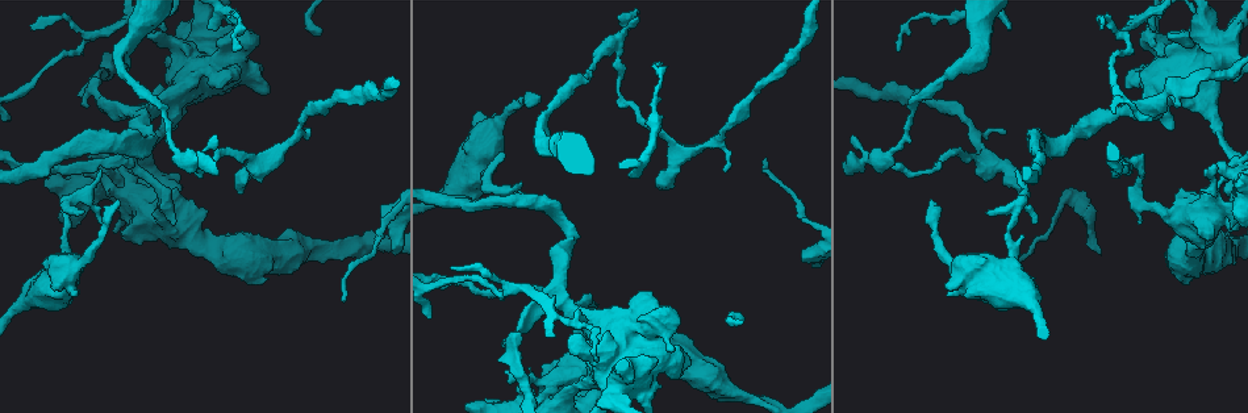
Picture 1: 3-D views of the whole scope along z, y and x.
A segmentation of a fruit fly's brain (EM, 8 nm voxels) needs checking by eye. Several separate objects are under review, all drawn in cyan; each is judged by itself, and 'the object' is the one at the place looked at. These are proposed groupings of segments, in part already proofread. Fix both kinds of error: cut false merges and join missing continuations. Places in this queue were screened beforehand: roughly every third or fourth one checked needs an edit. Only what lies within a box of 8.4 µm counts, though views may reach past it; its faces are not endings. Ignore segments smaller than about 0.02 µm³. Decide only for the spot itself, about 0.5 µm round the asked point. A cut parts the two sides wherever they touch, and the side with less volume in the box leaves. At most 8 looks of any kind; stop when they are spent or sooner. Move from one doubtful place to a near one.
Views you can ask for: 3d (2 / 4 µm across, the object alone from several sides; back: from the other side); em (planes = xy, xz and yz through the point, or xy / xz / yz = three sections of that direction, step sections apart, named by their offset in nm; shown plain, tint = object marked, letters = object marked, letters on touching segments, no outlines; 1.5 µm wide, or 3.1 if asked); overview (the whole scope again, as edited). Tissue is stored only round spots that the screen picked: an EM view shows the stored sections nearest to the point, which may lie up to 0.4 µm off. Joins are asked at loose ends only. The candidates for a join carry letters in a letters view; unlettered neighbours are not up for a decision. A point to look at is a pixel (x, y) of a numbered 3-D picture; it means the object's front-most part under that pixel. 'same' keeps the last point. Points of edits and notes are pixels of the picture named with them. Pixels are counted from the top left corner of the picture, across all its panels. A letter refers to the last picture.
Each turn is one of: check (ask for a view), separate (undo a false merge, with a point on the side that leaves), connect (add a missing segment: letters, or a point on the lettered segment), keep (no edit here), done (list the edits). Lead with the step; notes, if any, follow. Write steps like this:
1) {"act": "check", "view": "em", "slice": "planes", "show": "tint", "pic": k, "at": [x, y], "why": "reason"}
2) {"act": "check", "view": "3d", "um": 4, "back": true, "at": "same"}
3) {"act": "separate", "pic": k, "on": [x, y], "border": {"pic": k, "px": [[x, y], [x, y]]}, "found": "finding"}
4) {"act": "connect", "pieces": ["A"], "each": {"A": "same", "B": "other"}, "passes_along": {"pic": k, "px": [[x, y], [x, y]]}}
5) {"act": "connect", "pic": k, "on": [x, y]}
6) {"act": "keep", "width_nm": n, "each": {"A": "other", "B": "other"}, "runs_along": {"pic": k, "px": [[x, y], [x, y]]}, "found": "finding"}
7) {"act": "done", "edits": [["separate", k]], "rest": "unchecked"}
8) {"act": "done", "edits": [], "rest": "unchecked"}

{"act": "check", "view": "3d", "um": 2, "pic": 1, "at": [766, 157], "why": "end of a long branch"}

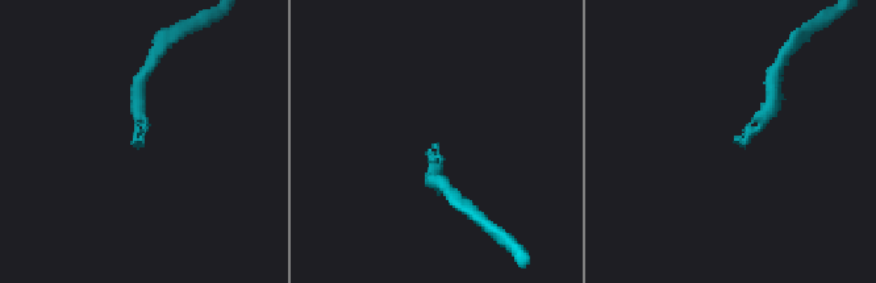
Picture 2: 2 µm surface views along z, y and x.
{"act": "check", "view": "em", "slice": "planes", "show": "letters", "pic": 2, "at": [739, 144], "why": "shape alone is not enough"}

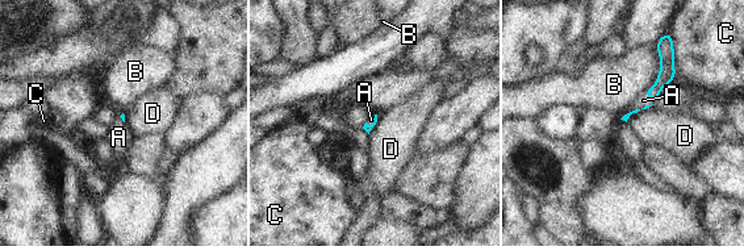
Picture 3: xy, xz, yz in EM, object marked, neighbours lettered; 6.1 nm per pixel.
{"act": "connect", "pieces": ["A"], "each": {"A": "same", "B": "other", "C": "other", "D": "other"}, "passes_along": {"pic": 3, "px": [[665, 76], [642, 108], [643, 100]]}, "found": "the neuron continues"}

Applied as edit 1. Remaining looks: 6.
{"act": "check", "view": "overview"}

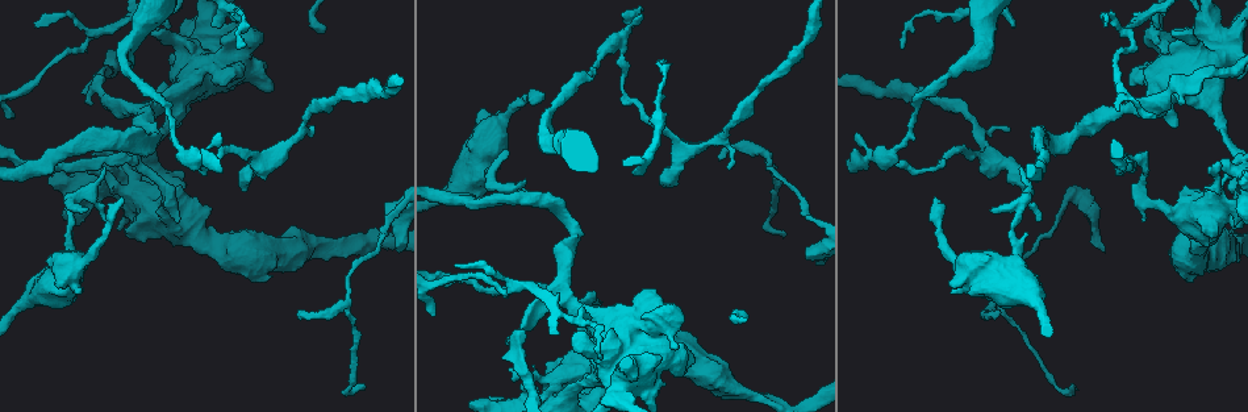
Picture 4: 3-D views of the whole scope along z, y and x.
{"act": "check", "view": "em", "slice": "xy", "step": 4, "show": "letters", "pic": 4, "at": [1215, 170], "why": "abrupt turn"}

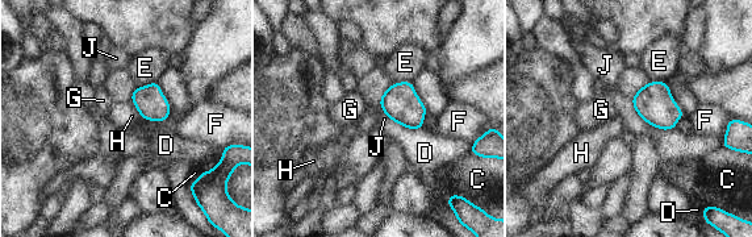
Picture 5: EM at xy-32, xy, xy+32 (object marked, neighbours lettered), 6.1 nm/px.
{"act": "check", "view": "em", "slice": "planes", "show": "letters", "at": "same", "why": "another direction"}

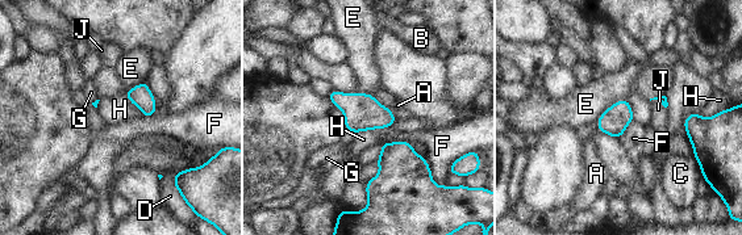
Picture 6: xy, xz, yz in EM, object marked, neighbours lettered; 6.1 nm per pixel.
{"act": "keep", "each": {"A": "other", "B": "other", "C": "other", "D": "other", "E": "other", "F": "other", "G": "other", "H": "other", "J": "other"}, "found": "one neuron here"}

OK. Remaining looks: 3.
{"act": "check", "view": "3d", "um": 2, "pic": 4, "at": [1105, 27], "why": "an open end"}

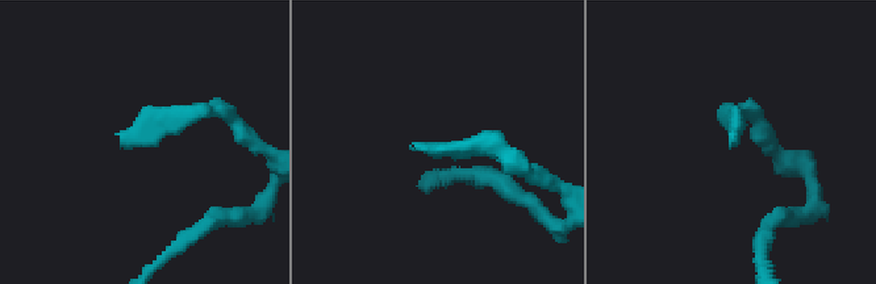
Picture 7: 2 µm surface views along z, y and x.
{"act": "check", "view": "em", "slice": "yz", "step": 8, "show": "letters", "pic": 7, "at": [414, 146]}

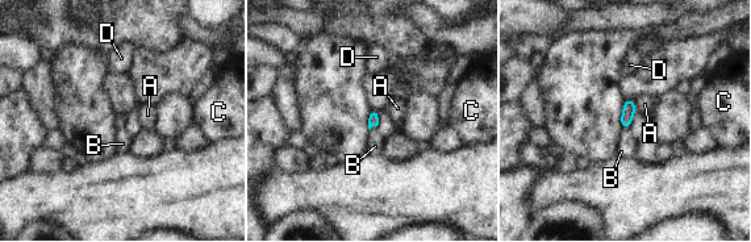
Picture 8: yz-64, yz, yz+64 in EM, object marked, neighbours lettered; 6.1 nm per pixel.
{"act": "check", "view": "em", "slice": "planes", "show": "letters", "at": "same", "why": "another direction"}

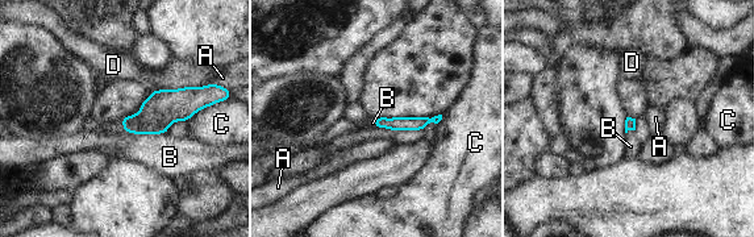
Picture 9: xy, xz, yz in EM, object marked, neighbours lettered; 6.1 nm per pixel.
{"act": "keep", "each": {"A": "other", "B": "other", "C": "other", "D": "other"}, "border": {"pic": 9, "px": [[120, 120], [130, 133], [166, 133]]}, "found": "no lettered segment goes on from it"}

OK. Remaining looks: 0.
{"act": "done", "edits": [["connect", 3]], "rest": "unchecked"}

